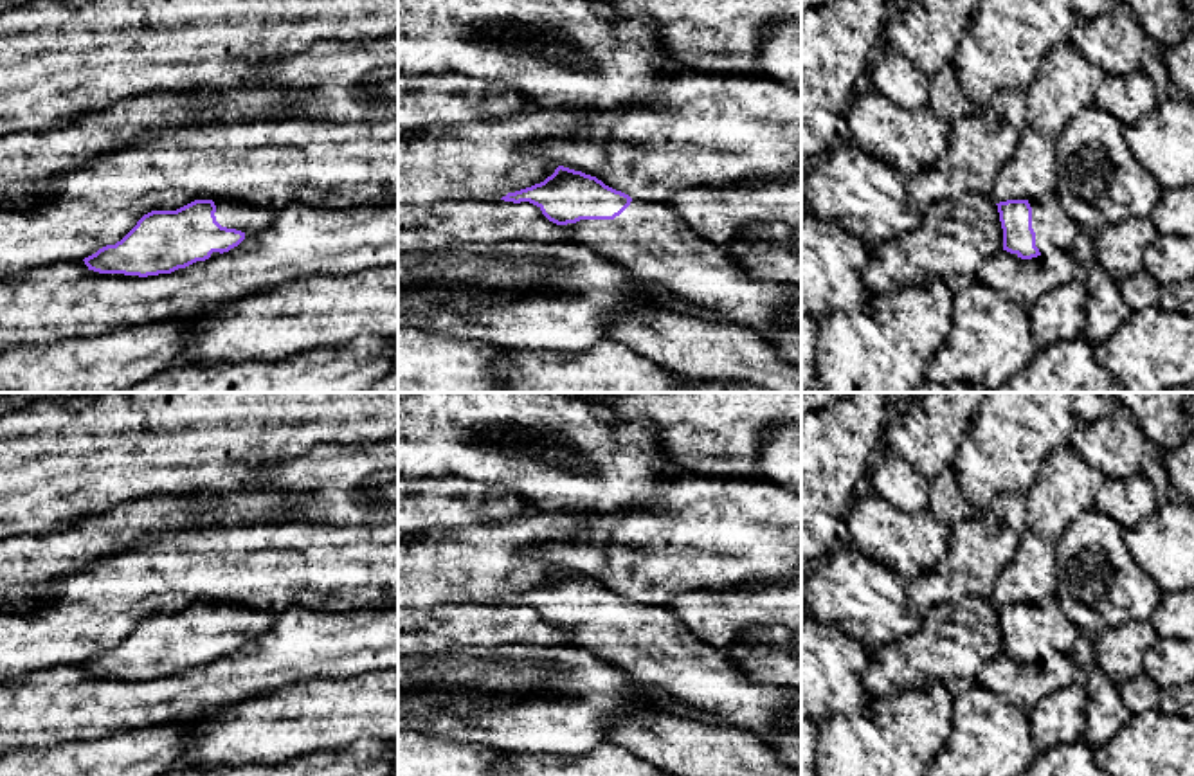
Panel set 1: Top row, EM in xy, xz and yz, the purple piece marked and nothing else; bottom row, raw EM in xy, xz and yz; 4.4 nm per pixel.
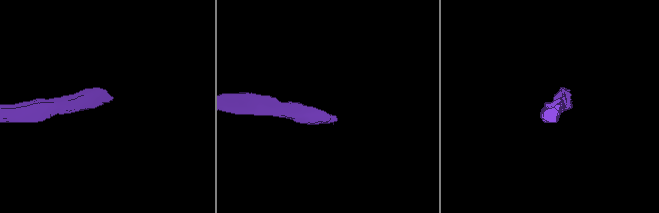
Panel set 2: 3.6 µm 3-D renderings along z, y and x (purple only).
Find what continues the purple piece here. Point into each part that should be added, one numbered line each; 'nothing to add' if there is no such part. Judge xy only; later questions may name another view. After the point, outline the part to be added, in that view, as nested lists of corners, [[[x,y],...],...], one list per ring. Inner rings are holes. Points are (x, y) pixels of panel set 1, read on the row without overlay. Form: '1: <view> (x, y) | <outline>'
1: xy (242, 620) | [[[213,603],[216,609],[216,625],[222,630],[236,632],[245,637],[245,641],[265,634],[276,619],[276,614],[249,609],[245,605],[232,603]]]

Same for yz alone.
1: yz (1052, 629) | [[[1055,600],[1043,605],[1028,605],[1032,610],[1032,632],[1036,636],[1036,650],[1046,657],[1050,650],[1070,655],[1079,628],[1066,618]]]

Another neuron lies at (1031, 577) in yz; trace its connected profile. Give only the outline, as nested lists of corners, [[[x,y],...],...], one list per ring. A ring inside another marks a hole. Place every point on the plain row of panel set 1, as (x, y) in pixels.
[[[1028,528],[1019,537],[1018,549],[996,580],[992,603],[1043,605],[1057,596],[1055,542],[1043,540]]]

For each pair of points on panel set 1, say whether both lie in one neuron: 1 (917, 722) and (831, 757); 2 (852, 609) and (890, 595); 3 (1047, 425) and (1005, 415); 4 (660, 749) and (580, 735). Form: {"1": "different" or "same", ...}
{"1": "same", "2": "same", "3": "same", "4": "different"}

